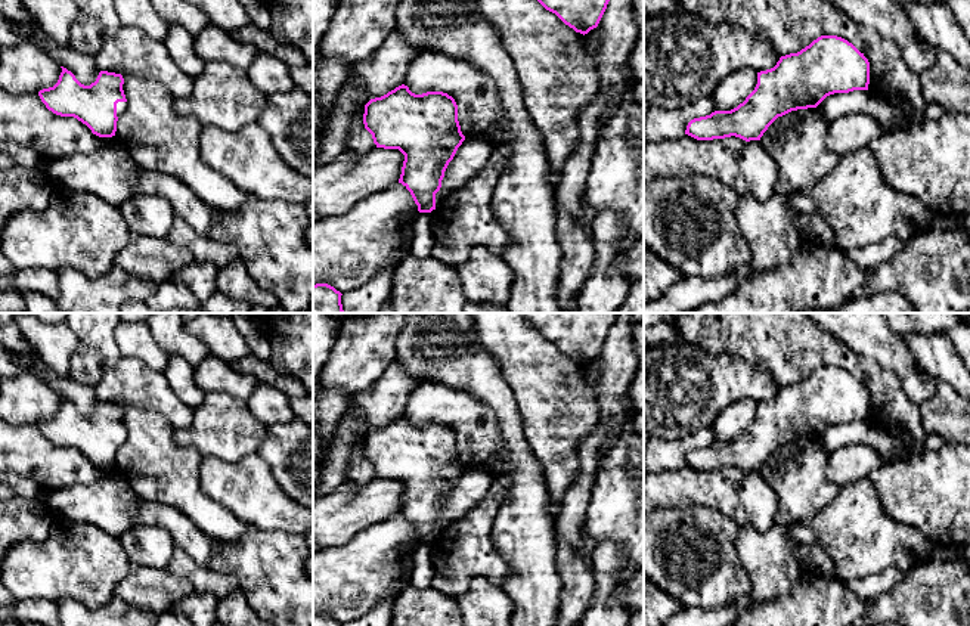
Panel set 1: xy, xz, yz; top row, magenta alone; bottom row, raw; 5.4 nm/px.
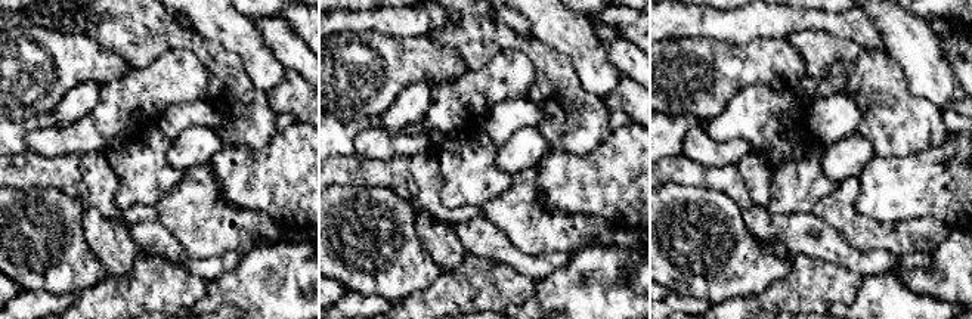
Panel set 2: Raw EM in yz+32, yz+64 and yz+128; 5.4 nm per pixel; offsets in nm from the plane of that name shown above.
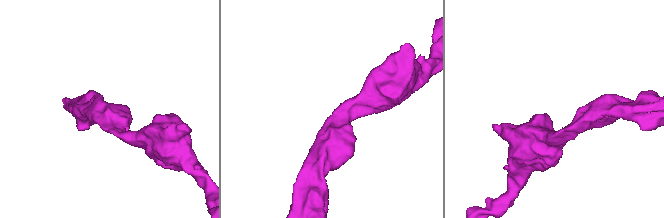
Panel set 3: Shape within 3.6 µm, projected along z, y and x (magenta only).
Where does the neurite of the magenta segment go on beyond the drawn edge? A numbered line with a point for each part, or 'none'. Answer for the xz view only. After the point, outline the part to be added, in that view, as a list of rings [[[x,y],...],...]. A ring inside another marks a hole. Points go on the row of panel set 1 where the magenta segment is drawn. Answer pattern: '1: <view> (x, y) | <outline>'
none

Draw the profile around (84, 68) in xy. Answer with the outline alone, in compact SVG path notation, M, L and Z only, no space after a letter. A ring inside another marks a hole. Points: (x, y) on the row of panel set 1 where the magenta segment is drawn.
M35 32L32 41L49 52L61 66L71 71L81 84L90 86L96 81L100 69L97 68L94 58L77 52L69 44L55 46L41 32Z

